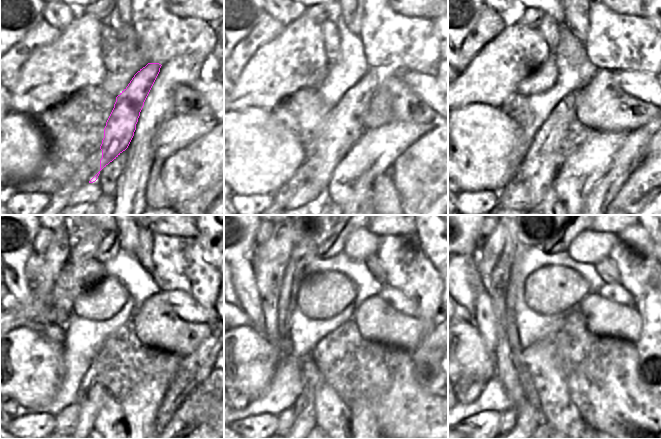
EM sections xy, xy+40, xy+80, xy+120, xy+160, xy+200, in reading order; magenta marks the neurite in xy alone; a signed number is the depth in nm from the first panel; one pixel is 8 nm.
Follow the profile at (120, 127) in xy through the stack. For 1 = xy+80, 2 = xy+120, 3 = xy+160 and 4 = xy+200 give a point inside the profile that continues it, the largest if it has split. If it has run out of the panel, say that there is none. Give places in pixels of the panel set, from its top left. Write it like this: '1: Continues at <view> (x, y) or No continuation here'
1: Continues at xy+80 (539, 168)
2: Continues at xy+120 (91, 393)
3: Continues at xy+160 (305, 406)
4: Continues at xy+200 (529, 418).

